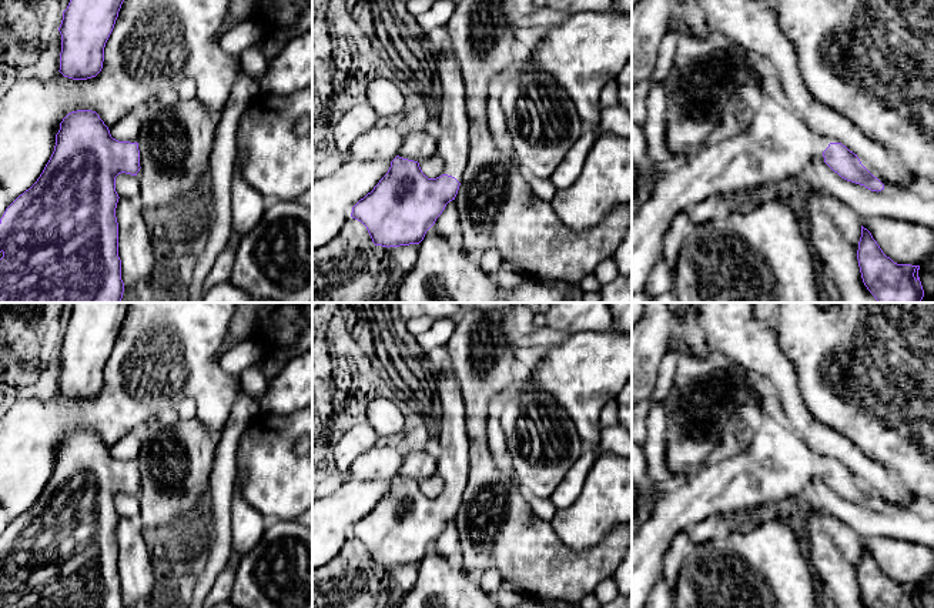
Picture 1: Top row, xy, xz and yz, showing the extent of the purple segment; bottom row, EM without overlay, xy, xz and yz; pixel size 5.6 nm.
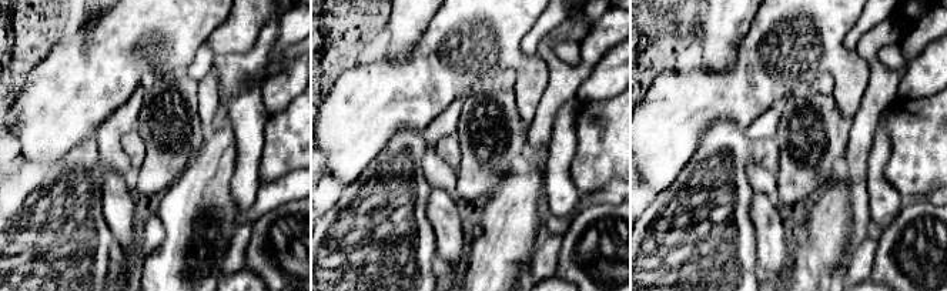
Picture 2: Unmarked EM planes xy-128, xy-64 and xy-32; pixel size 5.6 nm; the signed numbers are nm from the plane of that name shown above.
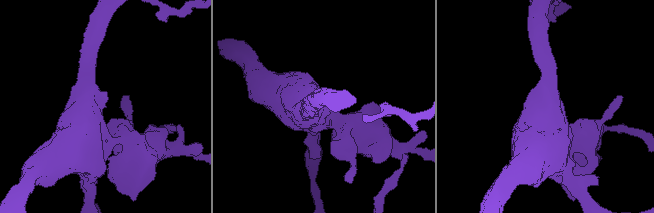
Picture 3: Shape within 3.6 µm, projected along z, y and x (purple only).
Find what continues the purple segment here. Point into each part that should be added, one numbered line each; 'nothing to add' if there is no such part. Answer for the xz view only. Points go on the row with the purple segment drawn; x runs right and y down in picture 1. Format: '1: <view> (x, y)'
1: xz (454, 140)

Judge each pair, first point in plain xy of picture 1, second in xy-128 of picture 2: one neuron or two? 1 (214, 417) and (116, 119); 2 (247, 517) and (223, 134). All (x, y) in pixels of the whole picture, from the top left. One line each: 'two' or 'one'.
1: two
2: two

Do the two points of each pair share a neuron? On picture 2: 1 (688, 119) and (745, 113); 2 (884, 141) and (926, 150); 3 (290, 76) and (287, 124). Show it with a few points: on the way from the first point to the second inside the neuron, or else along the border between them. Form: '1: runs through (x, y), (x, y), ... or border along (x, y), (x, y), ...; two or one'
1: runs through (702, 110), (730, 110); one
2: border along (889, 110), (884, 129), (890, 157), (884, 176); two
3: border along (295, 97), (283, 110), (268, 116); two

